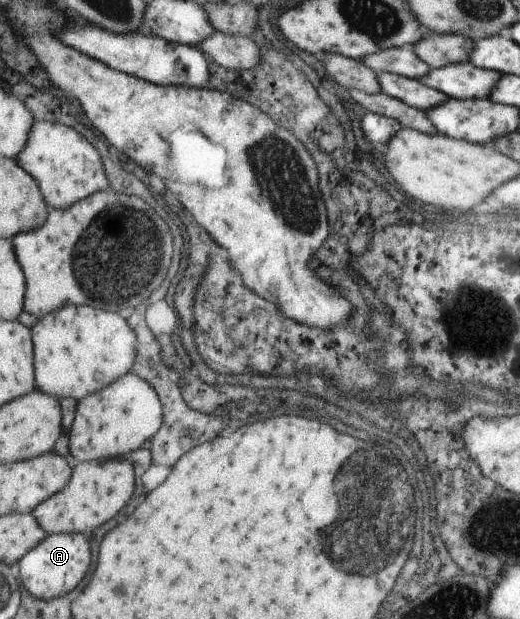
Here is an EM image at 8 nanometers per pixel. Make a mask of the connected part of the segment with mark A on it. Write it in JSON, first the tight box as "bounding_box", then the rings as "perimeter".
{"bounding_box":[19,533,93,600],"perimeter":[[[84,533],[50,534],[37,549],[33,549],[19,564],[24,587],[39,599],[54,600],[67,595],[87,577],[93,565],[91,538]]]}

